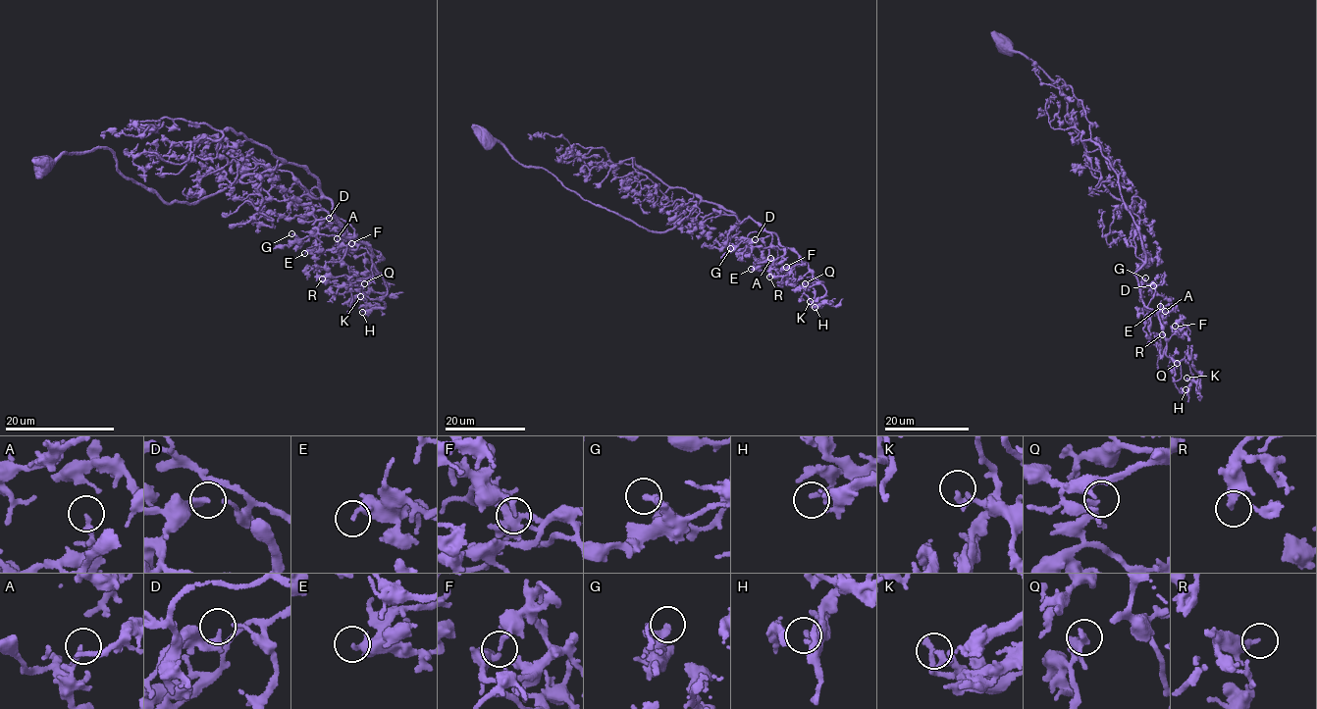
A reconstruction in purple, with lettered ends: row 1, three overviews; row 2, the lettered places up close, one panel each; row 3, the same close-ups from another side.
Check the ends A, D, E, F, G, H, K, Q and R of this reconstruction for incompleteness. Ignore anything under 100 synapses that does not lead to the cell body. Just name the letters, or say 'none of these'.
none of these

